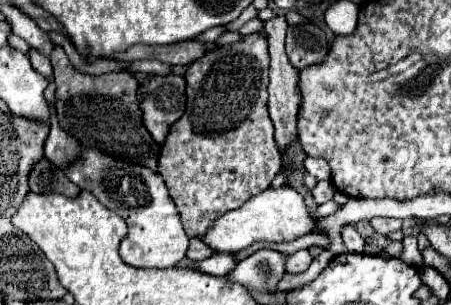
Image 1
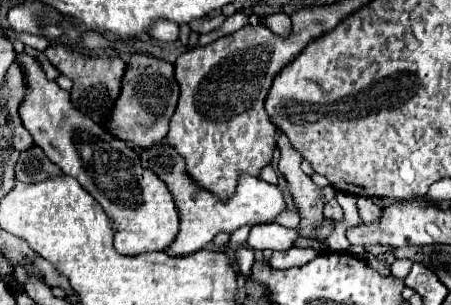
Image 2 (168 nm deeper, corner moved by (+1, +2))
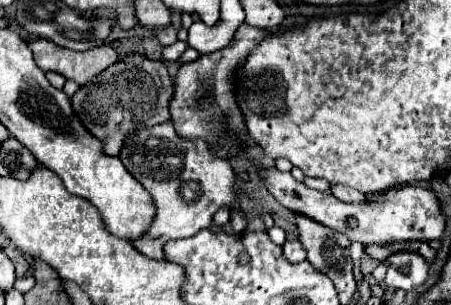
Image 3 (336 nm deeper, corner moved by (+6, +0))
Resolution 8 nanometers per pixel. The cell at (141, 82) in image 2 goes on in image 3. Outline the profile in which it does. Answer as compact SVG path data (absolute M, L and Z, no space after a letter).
M128 53L124 59L110 65L106 71L94 77L90 85L82 85L70 99L76 117L96 139L102 141L106 155L118 155L122 141L144 127L170 121L170 101L174 95L174 83L162 61L152 61L142 53Z

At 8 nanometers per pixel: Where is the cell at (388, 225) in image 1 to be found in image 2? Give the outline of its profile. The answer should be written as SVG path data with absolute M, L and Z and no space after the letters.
M359 197L359 199L357 199L357 209L359 209L359 215L361 215L361 219L363 219L365 225L377 223L379 217L381 217L381 213L383 213L383 209L377 207L377 205L375 205L371 199L367 199L367 197Z

